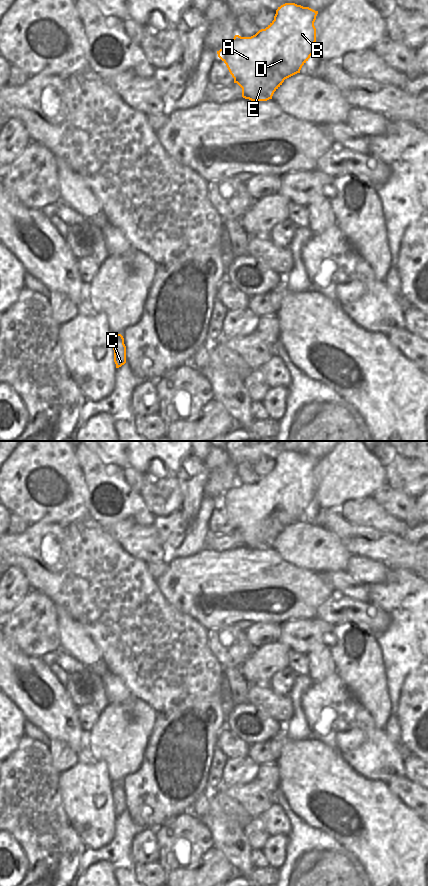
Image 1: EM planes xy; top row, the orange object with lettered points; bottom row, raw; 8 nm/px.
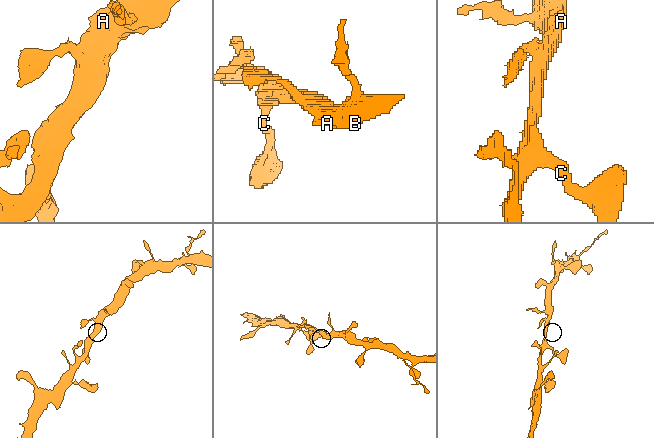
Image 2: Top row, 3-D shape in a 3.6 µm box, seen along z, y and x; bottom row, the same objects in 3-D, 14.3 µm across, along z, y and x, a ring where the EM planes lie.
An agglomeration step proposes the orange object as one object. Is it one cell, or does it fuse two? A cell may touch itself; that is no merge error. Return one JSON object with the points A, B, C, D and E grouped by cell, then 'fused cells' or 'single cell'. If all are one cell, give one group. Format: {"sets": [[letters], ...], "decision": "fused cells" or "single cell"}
{"sets": [["A", "B", "C", "D", "E"]], "decision": "single cell"}

